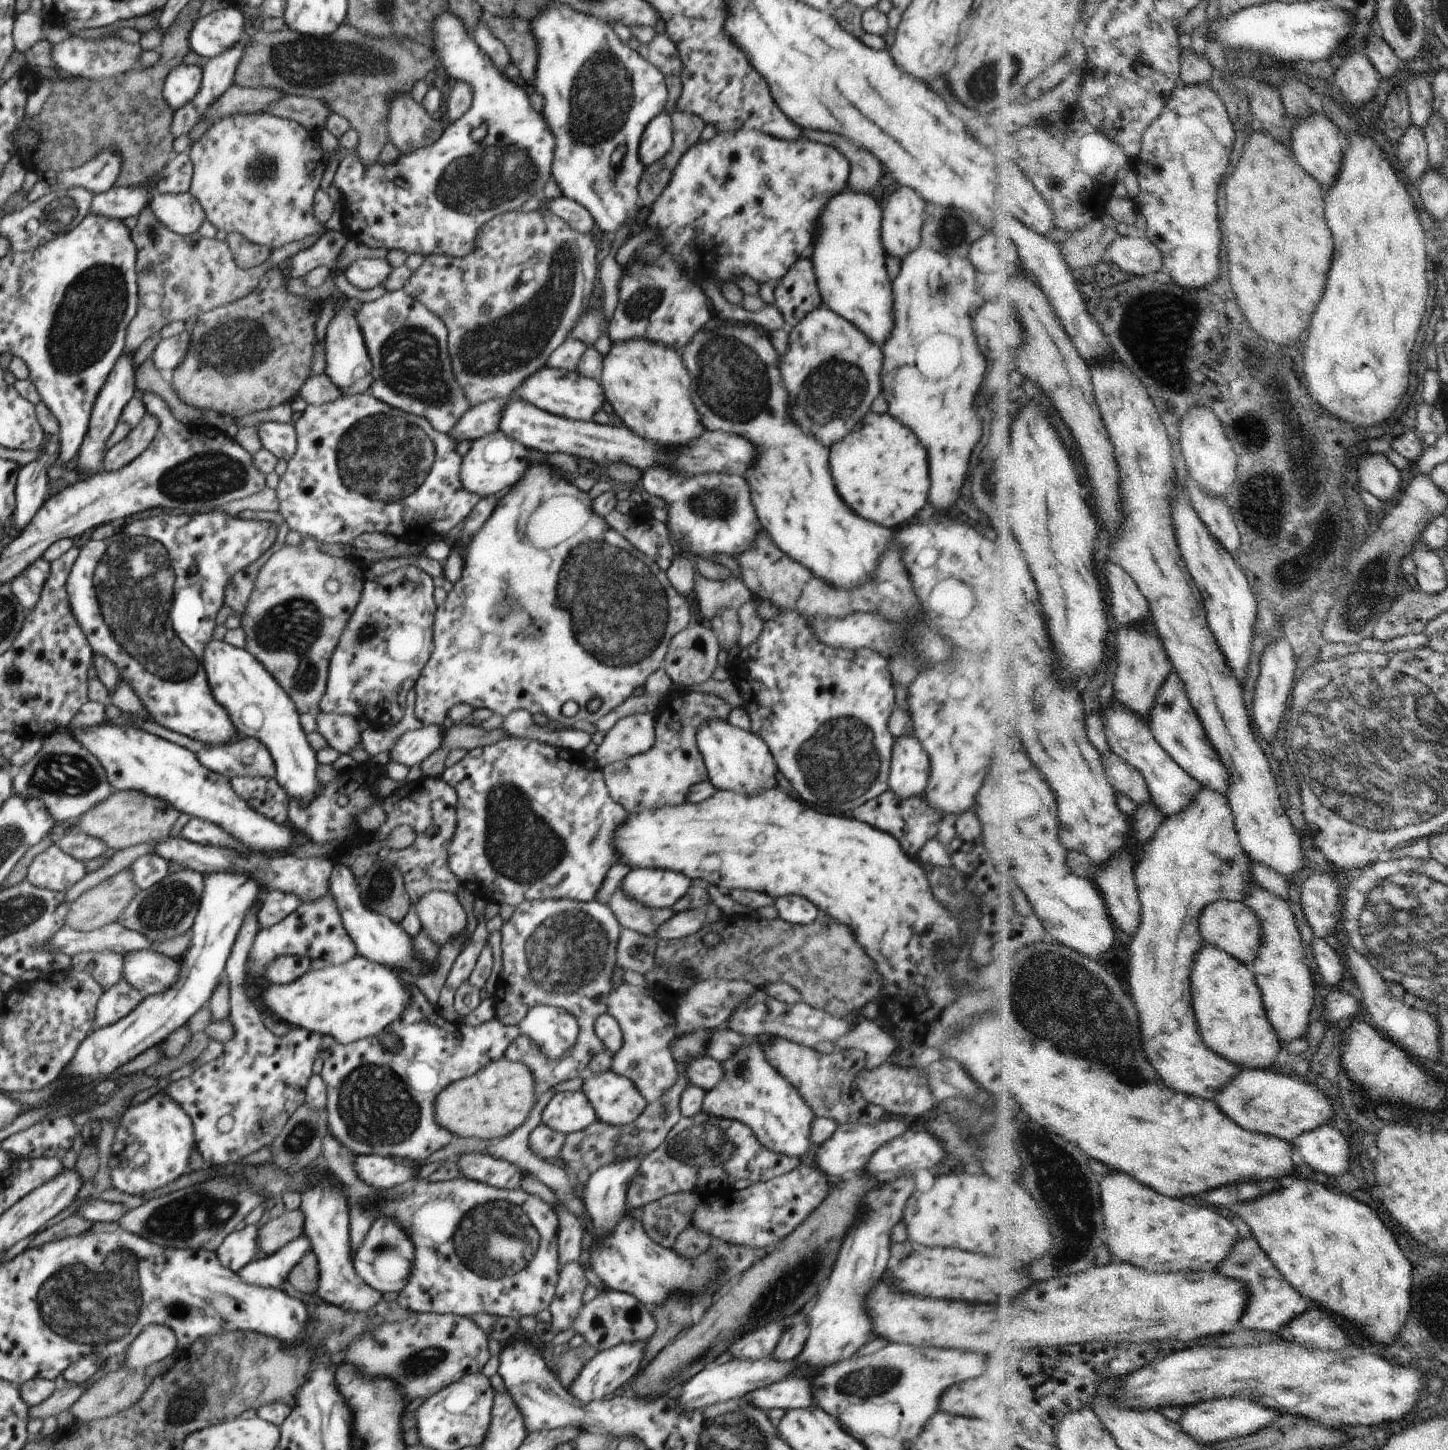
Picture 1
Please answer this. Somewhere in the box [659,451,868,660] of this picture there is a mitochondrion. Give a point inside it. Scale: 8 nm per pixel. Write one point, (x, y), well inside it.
(713, 503)

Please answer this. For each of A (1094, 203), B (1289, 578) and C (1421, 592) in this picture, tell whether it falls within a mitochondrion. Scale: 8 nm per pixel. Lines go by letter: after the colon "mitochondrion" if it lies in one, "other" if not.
A: other
B: mitochondrion
C: other

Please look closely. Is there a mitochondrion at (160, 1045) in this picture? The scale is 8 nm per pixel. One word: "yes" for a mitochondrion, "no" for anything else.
no

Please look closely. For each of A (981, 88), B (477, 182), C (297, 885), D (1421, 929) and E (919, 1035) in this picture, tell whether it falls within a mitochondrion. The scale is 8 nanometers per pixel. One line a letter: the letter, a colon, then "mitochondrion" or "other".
A: mitochondrion
B: mitochondrion
C: other
D: mitochondrion
E: other

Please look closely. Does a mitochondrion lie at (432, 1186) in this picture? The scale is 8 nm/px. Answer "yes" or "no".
no

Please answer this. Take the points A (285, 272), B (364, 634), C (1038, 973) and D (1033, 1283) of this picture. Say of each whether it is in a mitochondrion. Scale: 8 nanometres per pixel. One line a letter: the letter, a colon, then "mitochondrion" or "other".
A: other
B: mitochondrion
C: mitochondrion
D: other

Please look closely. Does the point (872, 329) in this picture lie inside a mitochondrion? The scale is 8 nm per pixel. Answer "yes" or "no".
no

